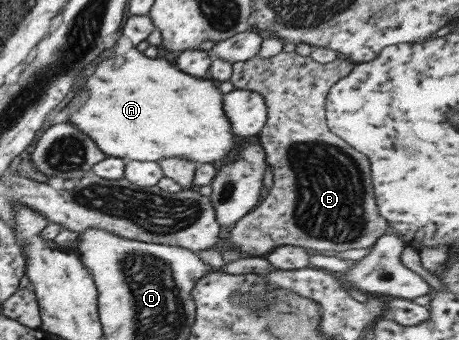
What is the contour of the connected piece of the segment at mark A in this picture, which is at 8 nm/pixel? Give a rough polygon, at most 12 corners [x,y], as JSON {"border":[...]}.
{"border":[[134,47],[68,114],[107,157],[215,164],[235,135],[211,78]]}

